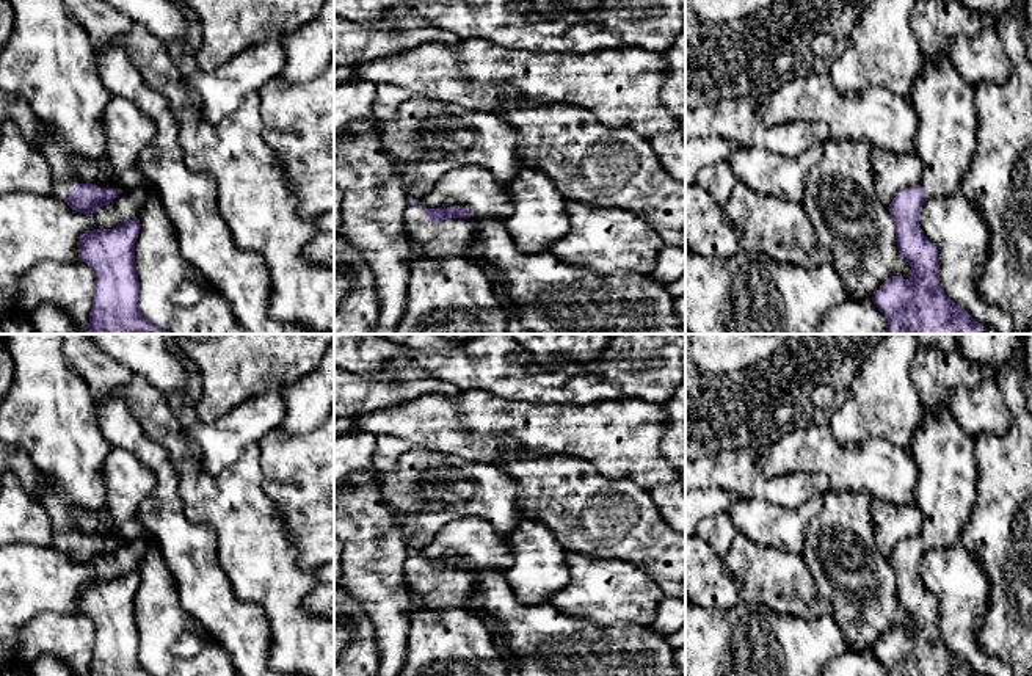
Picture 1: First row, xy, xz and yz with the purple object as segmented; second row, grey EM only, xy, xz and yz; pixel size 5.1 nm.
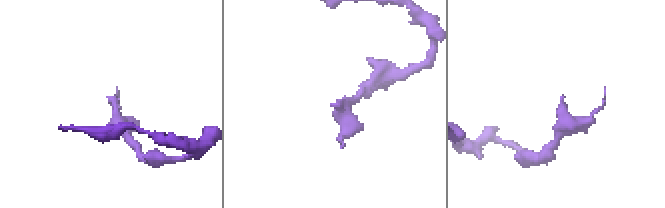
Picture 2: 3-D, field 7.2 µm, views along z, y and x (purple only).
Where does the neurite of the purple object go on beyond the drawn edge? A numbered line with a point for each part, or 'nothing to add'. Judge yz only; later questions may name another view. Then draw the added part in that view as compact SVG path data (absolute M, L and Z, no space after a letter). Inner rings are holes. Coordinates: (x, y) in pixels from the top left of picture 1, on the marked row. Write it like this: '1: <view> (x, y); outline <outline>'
1: yz (946, 138); outline M925 56L922 72L914 80L908 97L919 118L914 149L922 162L919 185L924 194L935 198L958 193L977 146L979 113L974 86L961 77L950 58L936 63Z

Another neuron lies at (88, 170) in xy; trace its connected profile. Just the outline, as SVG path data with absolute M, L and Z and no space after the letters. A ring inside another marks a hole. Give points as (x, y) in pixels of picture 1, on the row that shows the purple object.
M83 157L69 158L69 165L72 166L72 171L86 184L96 182L102 171L100 163L97 160L83 158Z

